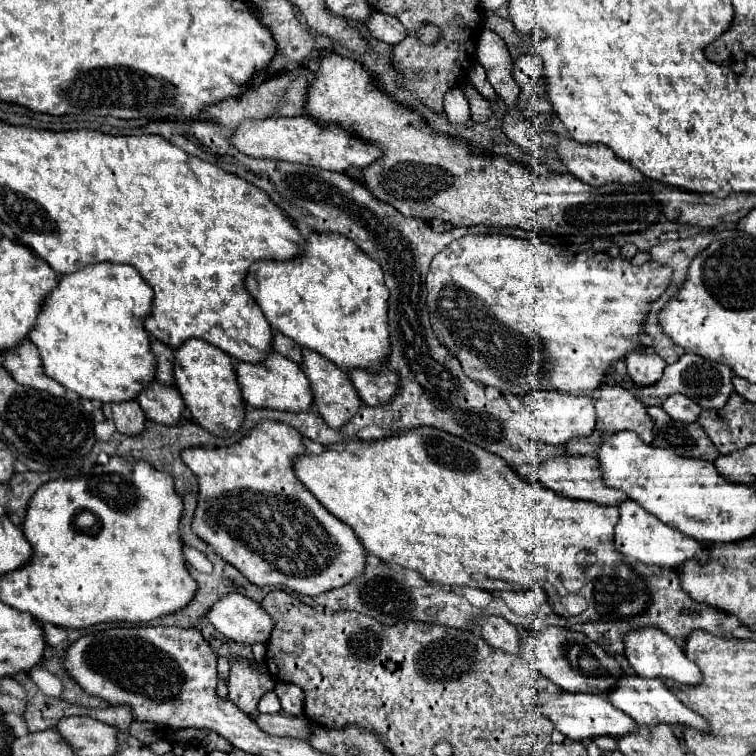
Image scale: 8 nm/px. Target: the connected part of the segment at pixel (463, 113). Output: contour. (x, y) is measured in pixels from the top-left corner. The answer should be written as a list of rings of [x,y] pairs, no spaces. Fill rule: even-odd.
[[[454,87],[446,93],[444,111],[452,125],[466,125],[470,121],[470,105],[468,105],[468,99],[460,87]]]

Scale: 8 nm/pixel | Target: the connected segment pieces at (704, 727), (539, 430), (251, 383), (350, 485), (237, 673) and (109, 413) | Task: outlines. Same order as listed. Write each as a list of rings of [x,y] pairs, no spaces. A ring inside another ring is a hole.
[[[626,675],[622,679],[622,683],[618,683],[618,687],[608,693],[608,699],[610,699],[610,703],[614,703],[614,707],[618,707],[626,715],[630,715],[642,727],[644,725],[646,727],[652,727],[652,725],[658,725],[658,723],[666,723],[666,725],[690,727],[690,729],[696,729],[700,733],[708,733],[710,731],[710,725],[706,723],[706,719],[702,719],[698,713],[690,711],[666,687],[666,683],[664,681],[658,681],[658,679],[642,679],[642,677],[630,677],[630,675]]]
[[[534,391],[526,397],[520,397],[526,405],[524,411],[514,413],[514,421],[522,435],[530,441],[542,441],[548,445],[566,445],[574,437],[590,437],[596,431],[596,411],[594,401],[582,395],[566,395],[558,391]]]
[[[270,353],[266,363],[238,363],[236,365],[238,373],[238,383],[244,391],[244,401],[252,407],[262,407],[262,409],[278,409],[278,411],[308,411],[314,403],[314,393],[310,387],[310,381],[302,367],[290,359],[286,359],[280,353]]]
[[[418,427],[414,431],[400,433],[400,435],[382,439],[382,441],[350,441],[350,443],[344,443],[342,451],[328,449],[322,455],[298,457],[294,469],[296,469],[298,479],[312,491],[312,495],[318,497],[318,501],[328,511],[332,511],[332,515],[346,521],[346,525],[350,525],[356,531],[356,535],[360,537],[364,549],[370,555],[376,555],[382,561],[392,563],[392,565],[400,565],[404,569],[412,569],[420,577],[424,577],[428,583],[440,583],[440,585],[450,585],[450,587],[478,587],[478,589],[484,589],[484,591],[490,591],[490,593],[496,593],[496,591],[528,591],[532,587],[542,587],[542,589],[546,589],[548,603],[554,609],[554,613],[560,615],[560,617],[566,617],[566,619],[570,619],[570,613],[564,609],[564,605],[560,605],[560,599],[564,595],[570,595],[570,593],[580,593],[580,595],[586,597],[588,607],[586,607],[586,611],[576,615],[576,623],[622,621],[622,619],[630,619],[634,615],[640,615],[650,605],[650,591],[646,587],[646,581],[632,569],[630,563],[626,563],[626,559],[614,547],[614,527],[616,527],[616,523],[620,519],[620,511],[616,507],[598,505],[598,503],[590,503],[590,501],[578,501],[578,499],[566,499],[562,495],[556,495],[554,491],[542,487],[540,483],[520,477],[498,455],[494,455],[494,453],[490,453],[490,451],[486,451],[486,449],[474,445],[474,443],[468,443],[464,439],[458,439],[458,437],[454,437],[454,435],[446,433],[446,431],[438,431],[438,429],[432,429],[432,427]],[[598,581],[608,581],[608,587],[598,587],[596,585]]]
[[[236,657],[230,663],[230,681],[228,681],[228,699],[246,715],[254,715],[258,711],[258,701],[264,693],[274,689],[272,677],[258,671],[256,663],[248,659]]]
[[[136,401],[126,403],[104,403],[102,405],[104,417],[114,421],[118,433],[124,435],[138,435],[146,429],[146,415]]]

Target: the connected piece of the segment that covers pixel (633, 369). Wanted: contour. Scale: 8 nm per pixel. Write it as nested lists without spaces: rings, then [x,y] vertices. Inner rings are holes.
[[[634,351],[626,359],[628,375],[636,385],[654,385],[666,367],[666,361],[654,351]]]

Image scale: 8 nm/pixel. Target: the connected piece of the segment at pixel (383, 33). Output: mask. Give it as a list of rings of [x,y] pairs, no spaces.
[[[372,11],[368,15],[366,27],[376,39],[380,39],[384,43],[390,43],[390,45],[394,45],[394,43],[398,43],[406,37],[406,29],[398,19],[390,17],[390,15],[384,15],[384,13],[378,13],[378,11]]]

